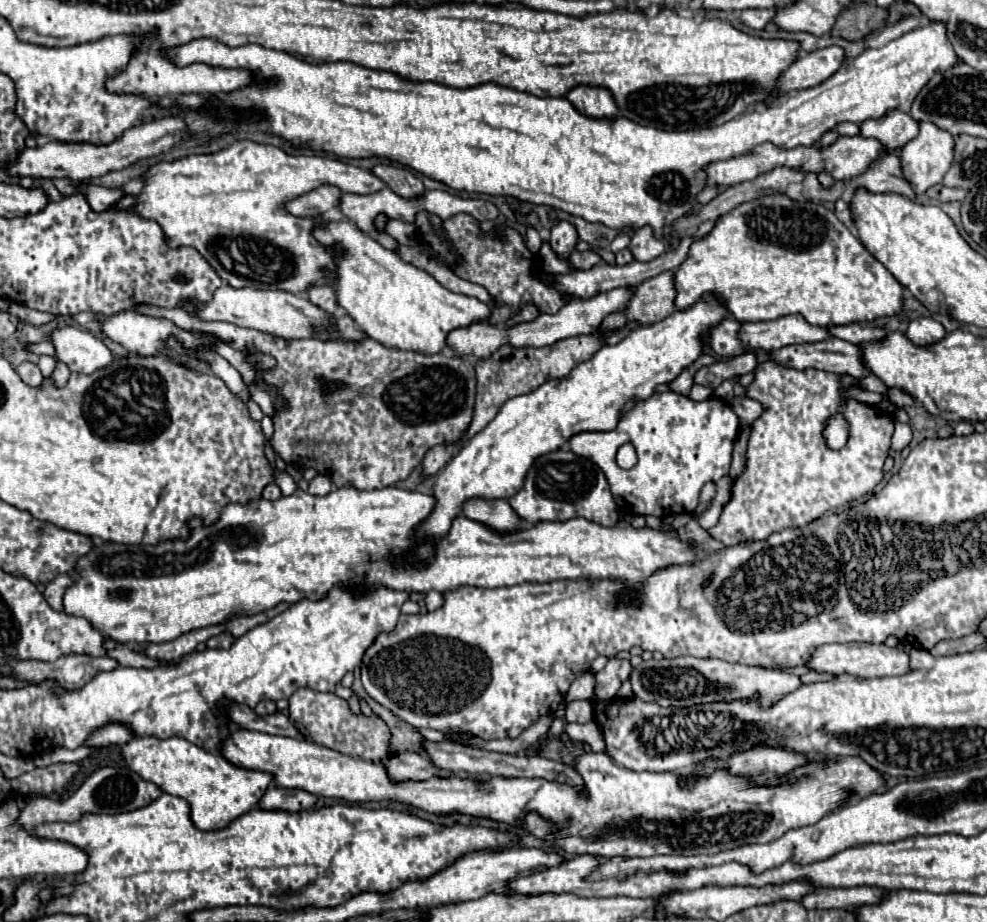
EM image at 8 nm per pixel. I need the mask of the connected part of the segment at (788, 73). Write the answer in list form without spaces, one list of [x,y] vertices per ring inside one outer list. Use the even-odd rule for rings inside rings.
[[[824,47],[818,51],[810,51],[806,57],[803,52],[796,54],[798,61],[794,61],[778,79],[778,89],[782,95],[794,91],[794,89],[808,89],[814,85],[820,85],[828,77],[832,77],[842,61],[844,61],[844,49],[842,47]]]

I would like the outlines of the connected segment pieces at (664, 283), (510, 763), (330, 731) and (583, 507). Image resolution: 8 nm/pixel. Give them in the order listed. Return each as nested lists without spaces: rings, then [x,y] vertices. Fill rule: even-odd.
[[[664,271],[658,277],[644,281],[634,289],[634,297],[624,313],[612,313],[604,319],[602,331],[612,331],[624,327],[626,321],[638,321],[640,325],[652,325],[666,319],[674,309],[674,273]]]
[[[428,743],[426,745],[430,759],[436,767],[462,775],[480,775],[480,777],[518,777],[518,779],[544,779],[544,781],[566,781],[566,785],[574,785],[574,789],[582,789],[582,777],[574,773],[572,765],[550,761],[544,757],[530,755],[504,755],[492,753],[476,747],[456,745],[456,743]]]
[[[296,689],[294,695],[288,699],[288,715],[290,715],[290,721],[292,725],[310,741],[318,743],[318,745],[324,745],[328,749],[334,749],[334,751],[340,751],[344,755],[352,755],[352,757],[360,757],[360,759],[366,759],[366,761],[378,761],[382,757],[386,757],[390,753],[390,729],[388,725],[378,717],[378,715],[362,715],[362,713],[352,713],[350,707],[348,707],[348,701],[346,699],[340,699],[338,695],[334,693],[320,693],[320,691],[312,691],[312,689]]]
[[[558,449],[536,459],[526,475],[524,487],[508,501],[512,509],[532,525],[540,521],[568,521],[574,517],[584,517],[604,527],[614,527],[620,515],[602,469],[598,469],[598,465],[590,459],[574,455],[570,449]]]

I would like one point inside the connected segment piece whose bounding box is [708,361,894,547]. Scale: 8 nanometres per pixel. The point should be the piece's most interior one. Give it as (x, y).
(801, 478)

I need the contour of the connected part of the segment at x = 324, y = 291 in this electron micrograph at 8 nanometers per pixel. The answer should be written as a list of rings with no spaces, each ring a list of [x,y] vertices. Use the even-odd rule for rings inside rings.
[[[318,283],[318,285],[314,285],[306,295],[308,295],[308,299],[310,299],[314,305],[318,305],[320,309],[324,309],[324,311],[328,311],[328,313],[332,313],[332,315],[338,315],[338,313],[340,313],[340,305],[338,305],[338,301],[336,301],[336,293],[334,293],[334,287],[332,287],[332,285],[322,285],[322,283]]]

